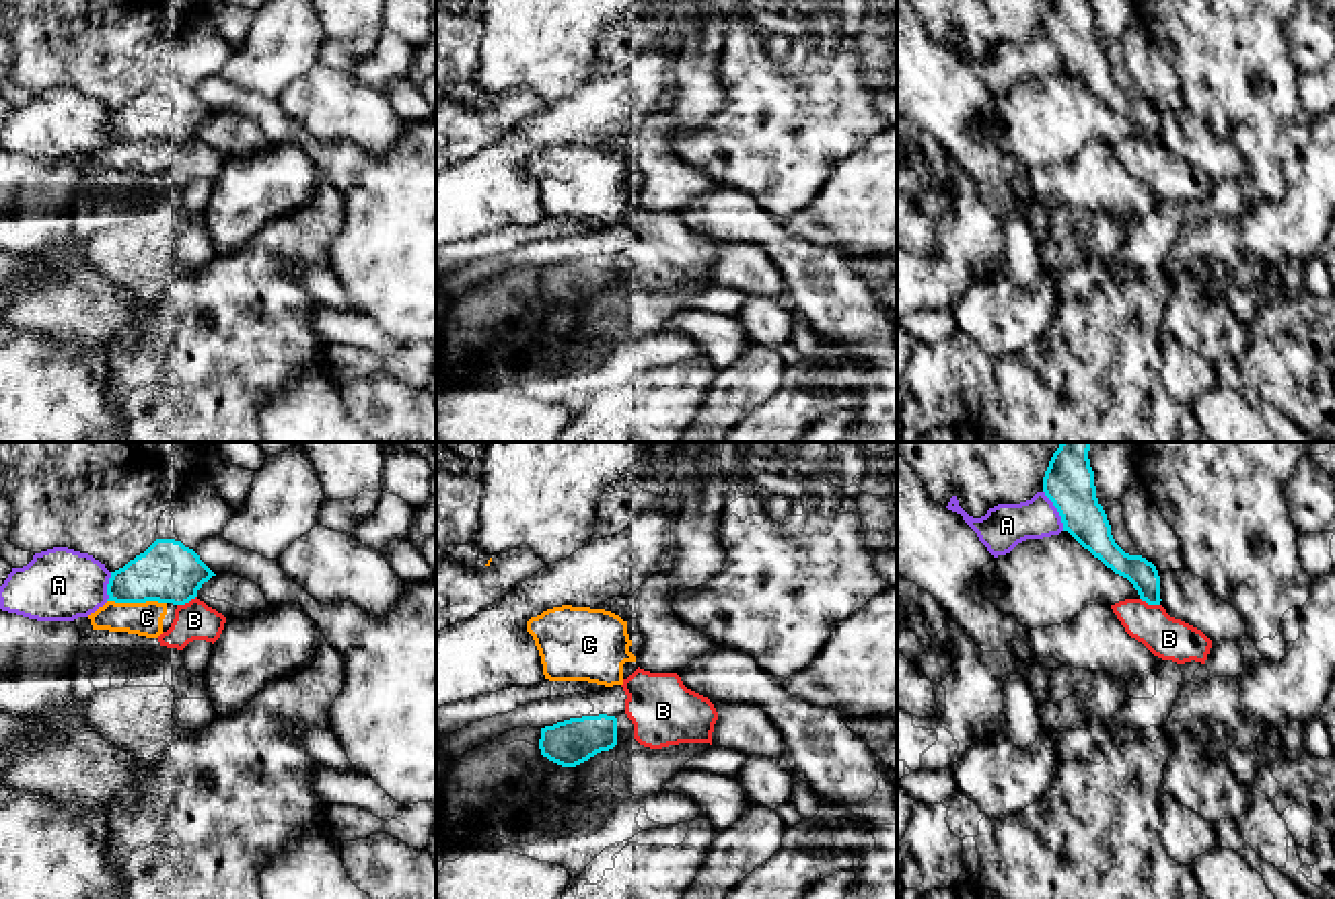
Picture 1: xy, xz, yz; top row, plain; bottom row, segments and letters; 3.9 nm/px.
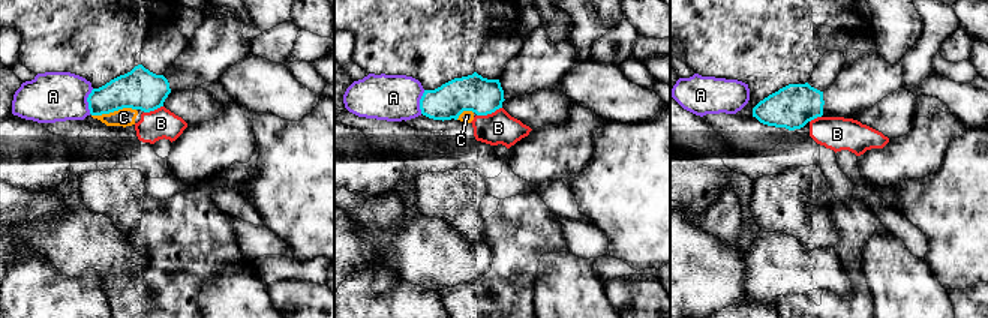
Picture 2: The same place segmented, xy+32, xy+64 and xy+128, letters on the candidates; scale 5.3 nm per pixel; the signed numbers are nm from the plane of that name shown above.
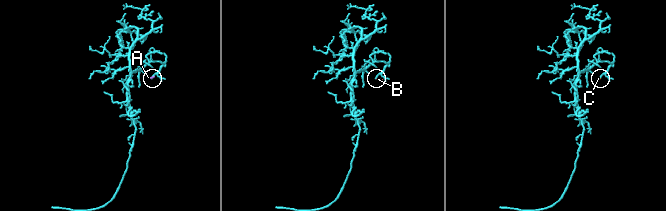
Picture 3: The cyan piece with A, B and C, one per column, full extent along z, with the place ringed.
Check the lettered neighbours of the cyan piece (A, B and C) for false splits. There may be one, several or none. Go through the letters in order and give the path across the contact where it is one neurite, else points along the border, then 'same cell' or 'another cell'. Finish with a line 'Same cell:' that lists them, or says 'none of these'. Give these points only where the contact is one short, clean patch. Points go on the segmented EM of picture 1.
A: another cell
B: another cell
C: border xy (107, 599), (165, 603); another cell
Same cell: none of these

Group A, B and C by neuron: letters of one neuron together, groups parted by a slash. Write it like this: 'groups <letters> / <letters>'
groups A / B C

